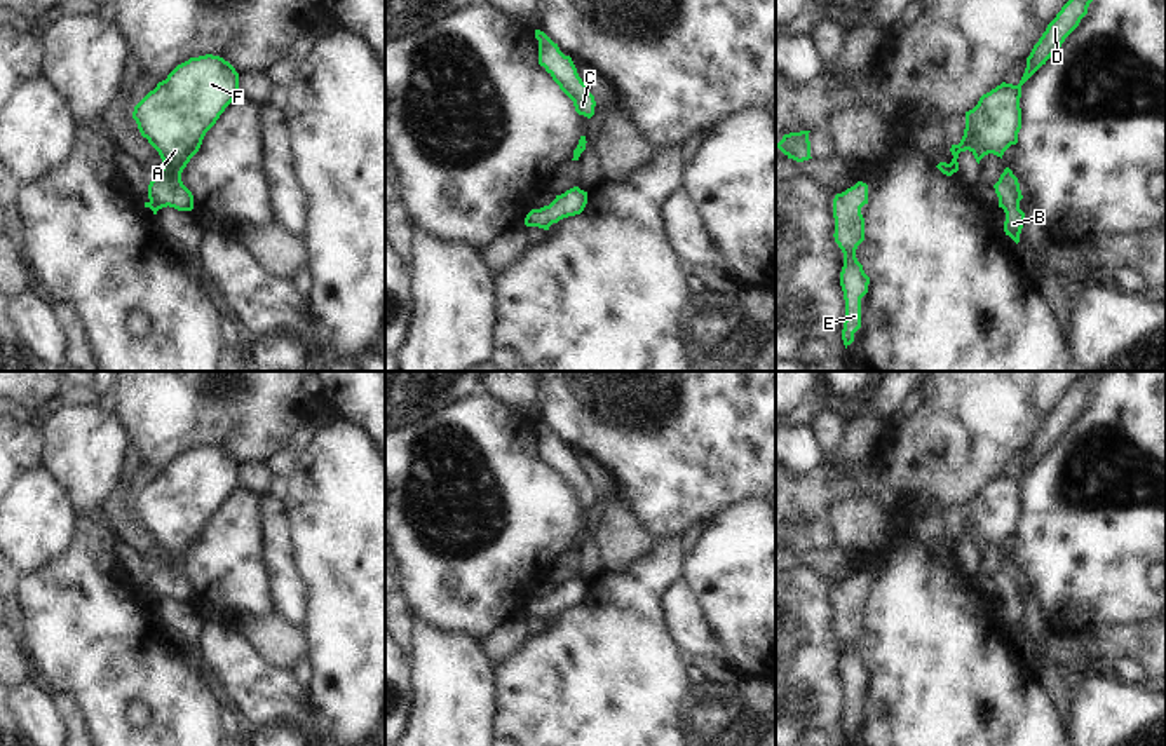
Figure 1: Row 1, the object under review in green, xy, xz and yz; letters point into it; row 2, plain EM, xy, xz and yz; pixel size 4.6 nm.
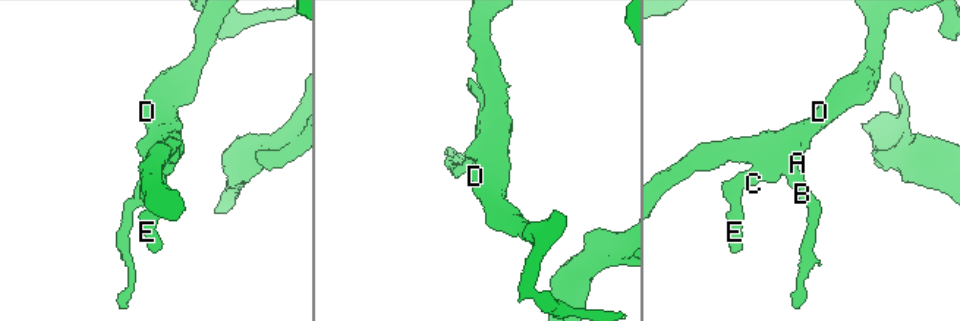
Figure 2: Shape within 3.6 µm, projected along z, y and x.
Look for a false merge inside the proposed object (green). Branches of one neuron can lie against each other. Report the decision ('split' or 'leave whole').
leave whole

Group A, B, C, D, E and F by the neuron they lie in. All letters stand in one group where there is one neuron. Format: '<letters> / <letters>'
A B C D E F

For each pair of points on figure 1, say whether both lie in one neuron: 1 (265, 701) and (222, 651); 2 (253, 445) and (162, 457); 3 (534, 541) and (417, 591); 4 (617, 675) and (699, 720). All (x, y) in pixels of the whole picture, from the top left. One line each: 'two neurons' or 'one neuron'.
1: one neuron
2: one neuron
3: one neuron
4: two neurons

